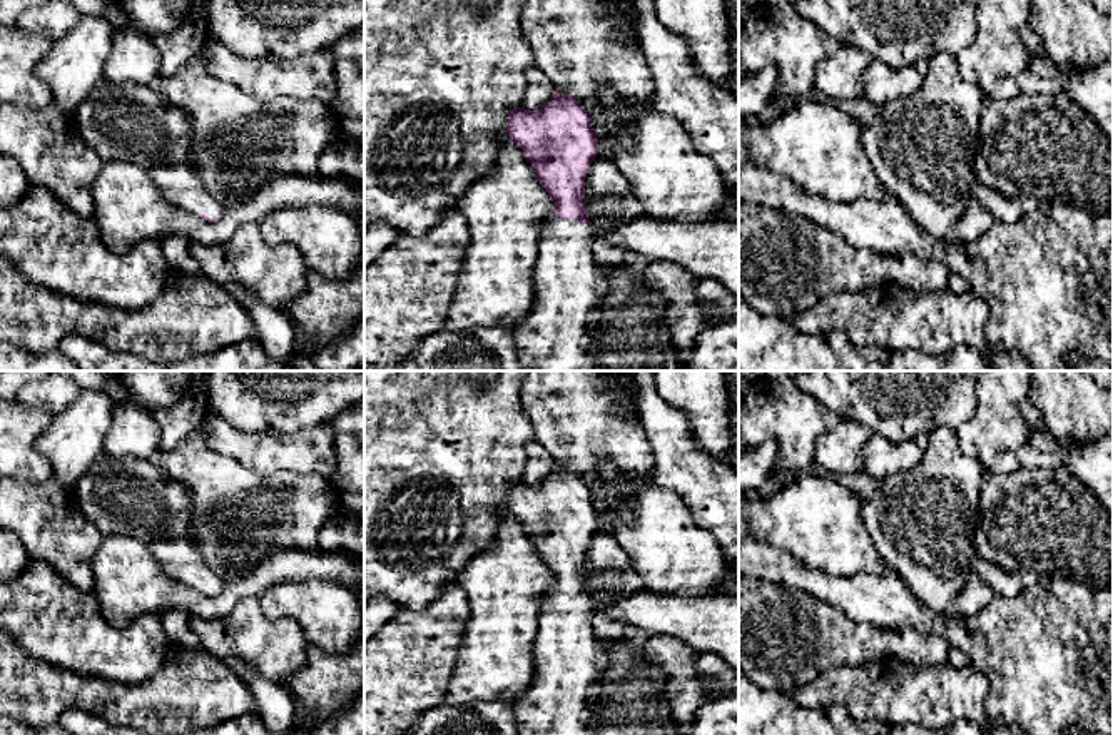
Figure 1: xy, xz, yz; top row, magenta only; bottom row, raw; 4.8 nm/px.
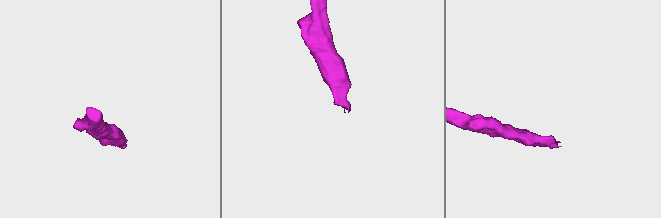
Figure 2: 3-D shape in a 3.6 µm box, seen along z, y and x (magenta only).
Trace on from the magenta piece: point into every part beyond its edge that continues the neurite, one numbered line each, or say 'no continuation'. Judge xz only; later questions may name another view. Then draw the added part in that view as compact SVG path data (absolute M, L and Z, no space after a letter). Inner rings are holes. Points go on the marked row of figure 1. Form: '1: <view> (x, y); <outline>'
1: xz (565, 281); M550 217L533 267L533 304L513 327L520 371L580 371L600 276L585 222Z

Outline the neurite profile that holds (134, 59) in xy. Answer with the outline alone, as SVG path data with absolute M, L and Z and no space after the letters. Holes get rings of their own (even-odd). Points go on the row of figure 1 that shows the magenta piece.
M134 27L114 32L102 79L112 84L154 85L159 68L160 52L147 33Z

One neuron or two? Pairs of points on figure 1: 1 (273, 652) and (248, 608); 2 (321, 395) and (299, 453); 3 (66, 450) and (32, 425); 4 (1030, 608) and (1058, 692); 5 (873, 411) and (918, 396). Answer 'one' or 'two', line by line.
1: one
2: two
3: two
4: one
5: one

